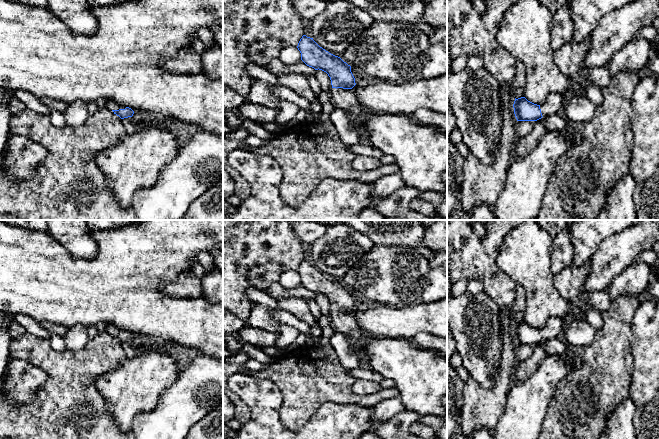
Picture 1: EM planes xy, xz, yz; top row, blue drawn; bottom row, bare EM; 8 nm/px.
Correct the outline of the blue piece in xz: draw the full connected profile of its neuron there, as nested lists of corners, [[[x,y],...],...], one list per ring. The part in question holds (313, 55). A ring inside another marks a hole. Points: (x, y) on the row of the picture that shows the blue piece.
[[[303,35],[300,39],[298,50],[301,60],[315,70],[322,70],[328,74],[332,88],[329,91],[330,103],[347,112],[359,133],[364,135],[363,120],[365,115],[351,89],[356,85],[351,72],[351,66],[340,57],[335,56],[320,47],[313,38]]]

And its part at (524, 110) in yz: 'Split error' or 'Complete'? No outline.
Split error

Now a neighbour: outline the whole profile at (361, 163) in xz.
[[[358,155],[352,162],[352,167],[356,171],[372,171],[377,170],[382,165],[378,158]]]

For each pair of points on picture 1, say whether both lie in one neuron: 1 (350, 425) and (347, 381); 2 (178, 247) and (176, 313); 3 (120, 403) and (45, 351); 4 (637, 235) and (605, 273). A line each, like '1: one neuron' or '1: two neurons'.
1: two neurons
2: one neuron
3: two neurons
4: one neuron

